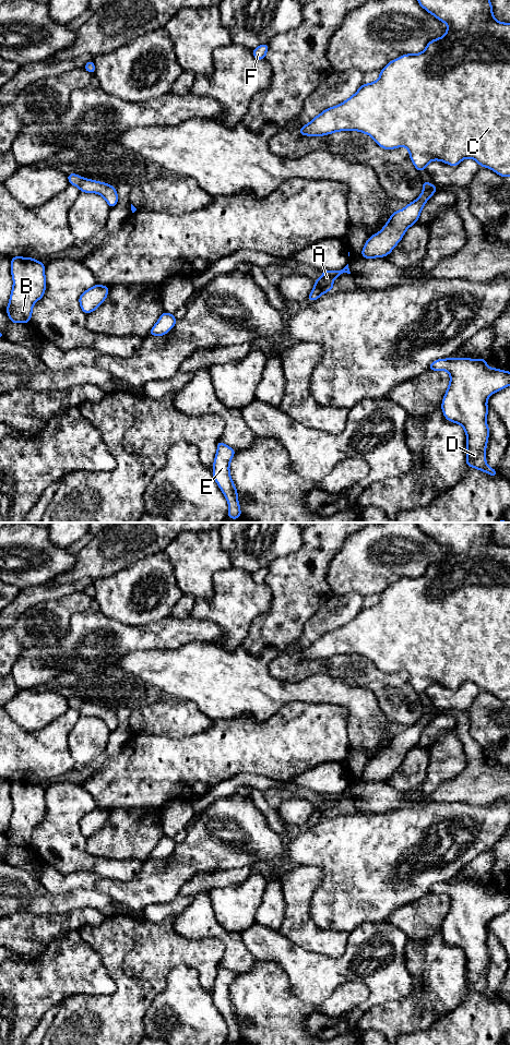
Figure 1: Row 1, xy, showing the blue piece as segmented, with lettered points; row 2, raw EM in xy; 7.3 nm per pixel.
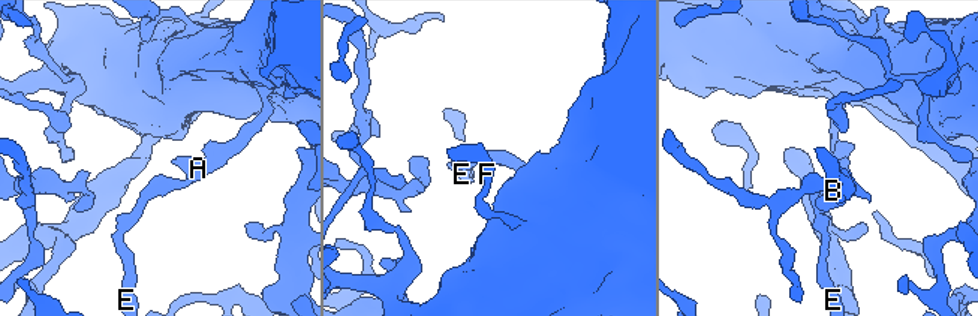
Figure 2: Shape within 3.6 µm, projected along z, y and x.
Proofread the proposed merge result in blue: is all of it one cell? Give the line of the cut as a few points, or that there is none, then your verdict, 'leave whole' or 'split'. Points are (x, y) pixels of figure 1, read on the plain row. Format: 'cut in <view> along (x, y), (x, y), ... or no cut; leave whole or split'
no cut; leave whole

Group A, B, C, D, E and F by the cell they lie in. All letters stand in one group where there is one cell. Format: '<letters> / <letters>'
A B C D E F

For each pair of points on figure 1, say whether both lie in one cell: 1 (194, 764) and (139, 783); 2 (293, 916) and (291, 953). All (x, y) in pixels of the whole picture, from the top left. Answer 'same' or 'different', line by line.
1: same
2: different

